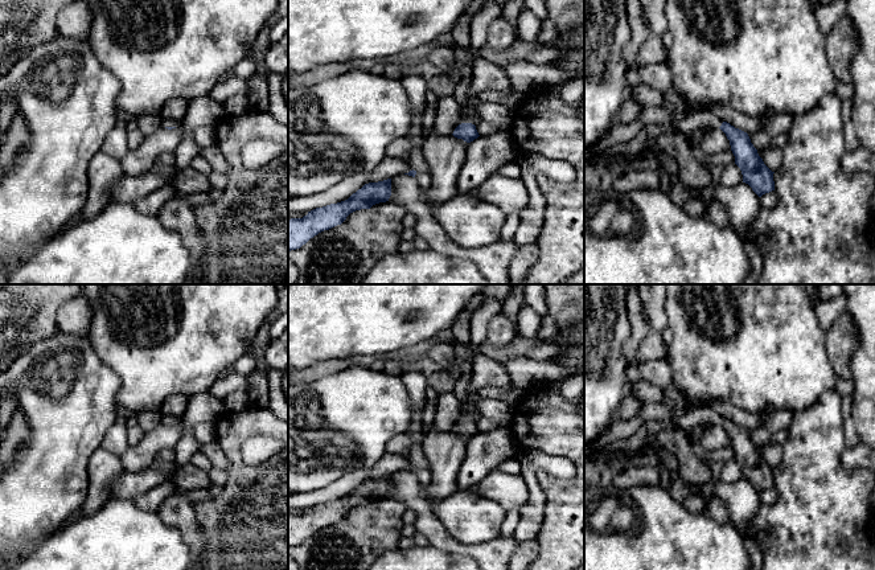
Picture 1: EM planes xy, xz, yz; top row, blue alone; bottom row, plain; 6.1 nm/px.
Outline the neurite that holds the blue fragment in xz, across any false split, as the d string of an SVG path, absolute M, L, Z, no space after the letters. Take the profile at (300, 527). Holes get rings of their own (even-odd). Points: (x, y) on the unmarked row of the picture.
M391 475L369 479L345 497L316 504L303 514L288 516L288 548L300 545L319 529L341 521L353 508L389 497L390 492Z

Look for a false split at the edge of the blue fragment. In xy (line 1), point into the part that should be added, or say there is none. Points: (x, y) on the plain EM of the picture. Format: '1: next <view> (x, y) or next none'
1: next xy (164, 418)

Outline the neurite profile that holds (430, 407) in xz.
M427 399L422 414L422 422L420 422L423 430L426 430L430 425L434 423L435 414L436 414L436 399Z

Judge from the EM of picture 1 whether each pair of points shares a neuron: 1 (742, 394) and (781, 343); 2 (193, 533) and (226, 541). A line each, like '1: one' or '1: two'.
1: one
2: two

